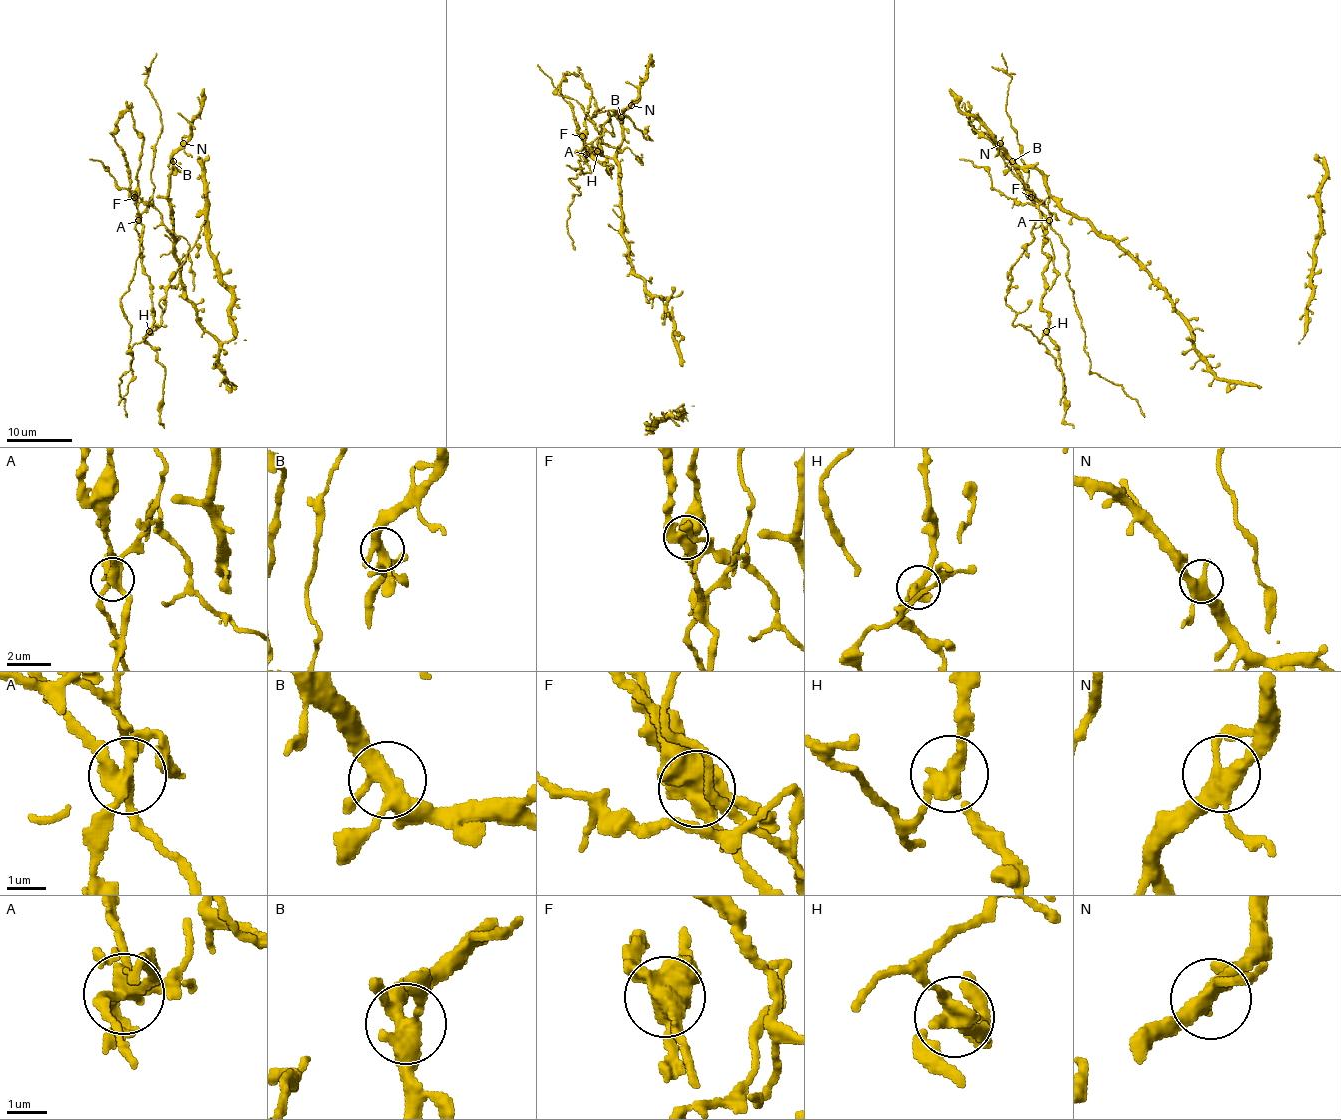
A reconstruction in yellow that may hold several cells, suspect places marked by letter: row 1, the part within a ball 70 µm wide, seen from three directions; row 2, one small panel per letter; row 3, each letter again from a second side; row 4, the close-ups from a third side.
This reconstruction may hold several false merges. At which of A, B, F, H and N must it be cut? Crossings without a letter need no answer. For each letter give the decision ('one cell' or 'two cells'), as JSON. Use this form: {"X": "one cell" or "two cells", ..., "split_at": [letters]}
{"A": "two cells", "B": "one cell", "F": "two cells", "H": "two cells", "N": "one cell", "split_at": ["A", "F", "H"]}

